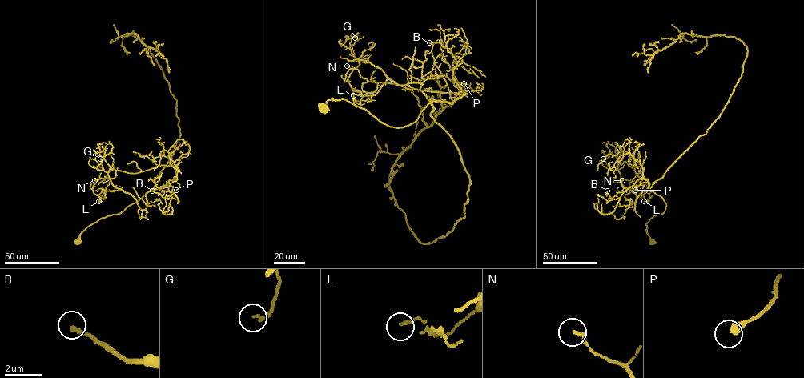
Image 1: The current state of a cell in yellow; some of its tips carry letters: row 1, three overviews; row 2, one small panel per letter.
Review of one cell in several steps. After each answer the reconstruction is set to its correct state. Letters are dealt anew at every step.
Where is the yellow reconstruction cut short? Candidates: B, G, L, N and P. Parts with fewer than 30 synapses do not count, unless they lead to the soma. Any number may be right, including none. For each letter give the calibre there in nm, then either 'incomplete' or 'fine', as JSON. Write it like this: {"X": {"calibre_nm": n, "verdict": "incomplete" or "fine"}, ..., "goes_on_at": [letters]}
{"B": {"calibre_nm": 200, "verdict": "fine"}, "G": {"calibre_nm": 190, "verdict": "fine"}, "L": {"calibre_nm": 140, "verdict": "fine"}, "N": {"calibre_nm": 180, "verdict": "fine"}, "P": {"calibre_nm": 380, "verdict": "fine"}, "goes_on_at": []}

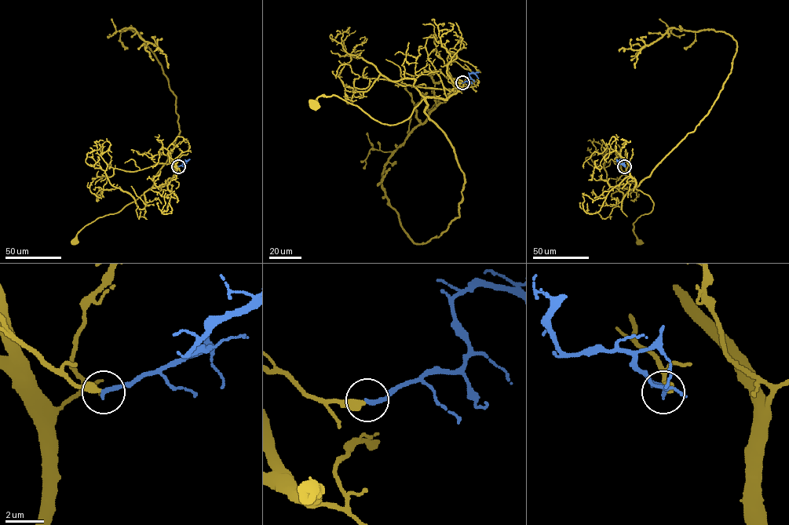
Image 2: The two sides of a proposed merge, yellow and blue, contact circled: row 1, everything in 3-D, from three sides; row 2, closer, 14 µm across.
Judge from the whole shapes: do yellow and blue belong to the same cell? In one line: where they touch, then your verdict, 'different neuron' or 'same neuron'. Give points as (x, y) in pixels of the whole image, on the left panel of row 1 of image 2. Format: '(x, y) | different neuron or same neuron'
(178, 166) | same neuron

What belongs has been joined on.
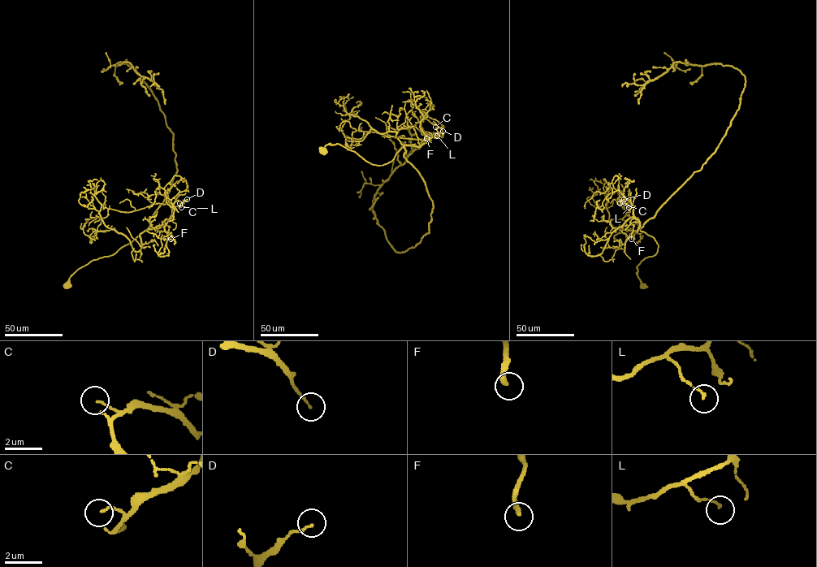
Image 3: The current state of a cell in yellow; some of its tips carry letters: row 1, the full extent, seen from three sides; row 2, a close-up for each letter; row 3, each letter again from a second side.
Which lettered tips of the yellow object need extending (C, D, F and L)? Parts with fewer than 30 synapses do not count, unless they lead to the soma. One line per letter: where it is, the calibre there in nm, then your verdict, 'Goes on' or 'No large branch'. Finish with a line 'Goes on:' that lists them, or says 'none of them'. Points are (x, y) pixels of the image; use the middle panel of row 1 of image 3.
C: Place: (435, 127). Thickness 90 nm. No large branch
D: Place: (443, 131). Thickness 100 nm. No large branch
F: Place: (426, 138). Thickness 240 nm. Goes on
L: Place: (437, 136). Thickness 120 nm. No large branch
Goes on: F

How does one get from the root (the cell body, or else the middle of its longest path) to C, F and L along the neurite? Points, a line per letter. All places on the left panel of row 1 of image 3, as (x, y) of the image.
C: (67, 285), (78, 269), (113, 254), (147, 230), (158, 228), (171, 214), (167, 199), (174, 206), (179, 203)
F: (67, 285), (78, 269), (113, 254), (140, 233), (158, 228), (162, 222), (169, 227), (170, 239)
L: (67, 285), (78, 269), (113, 254), (147, 230), (158, 228), (171, 214), (167, 199), (174, 206), (181, 207)

